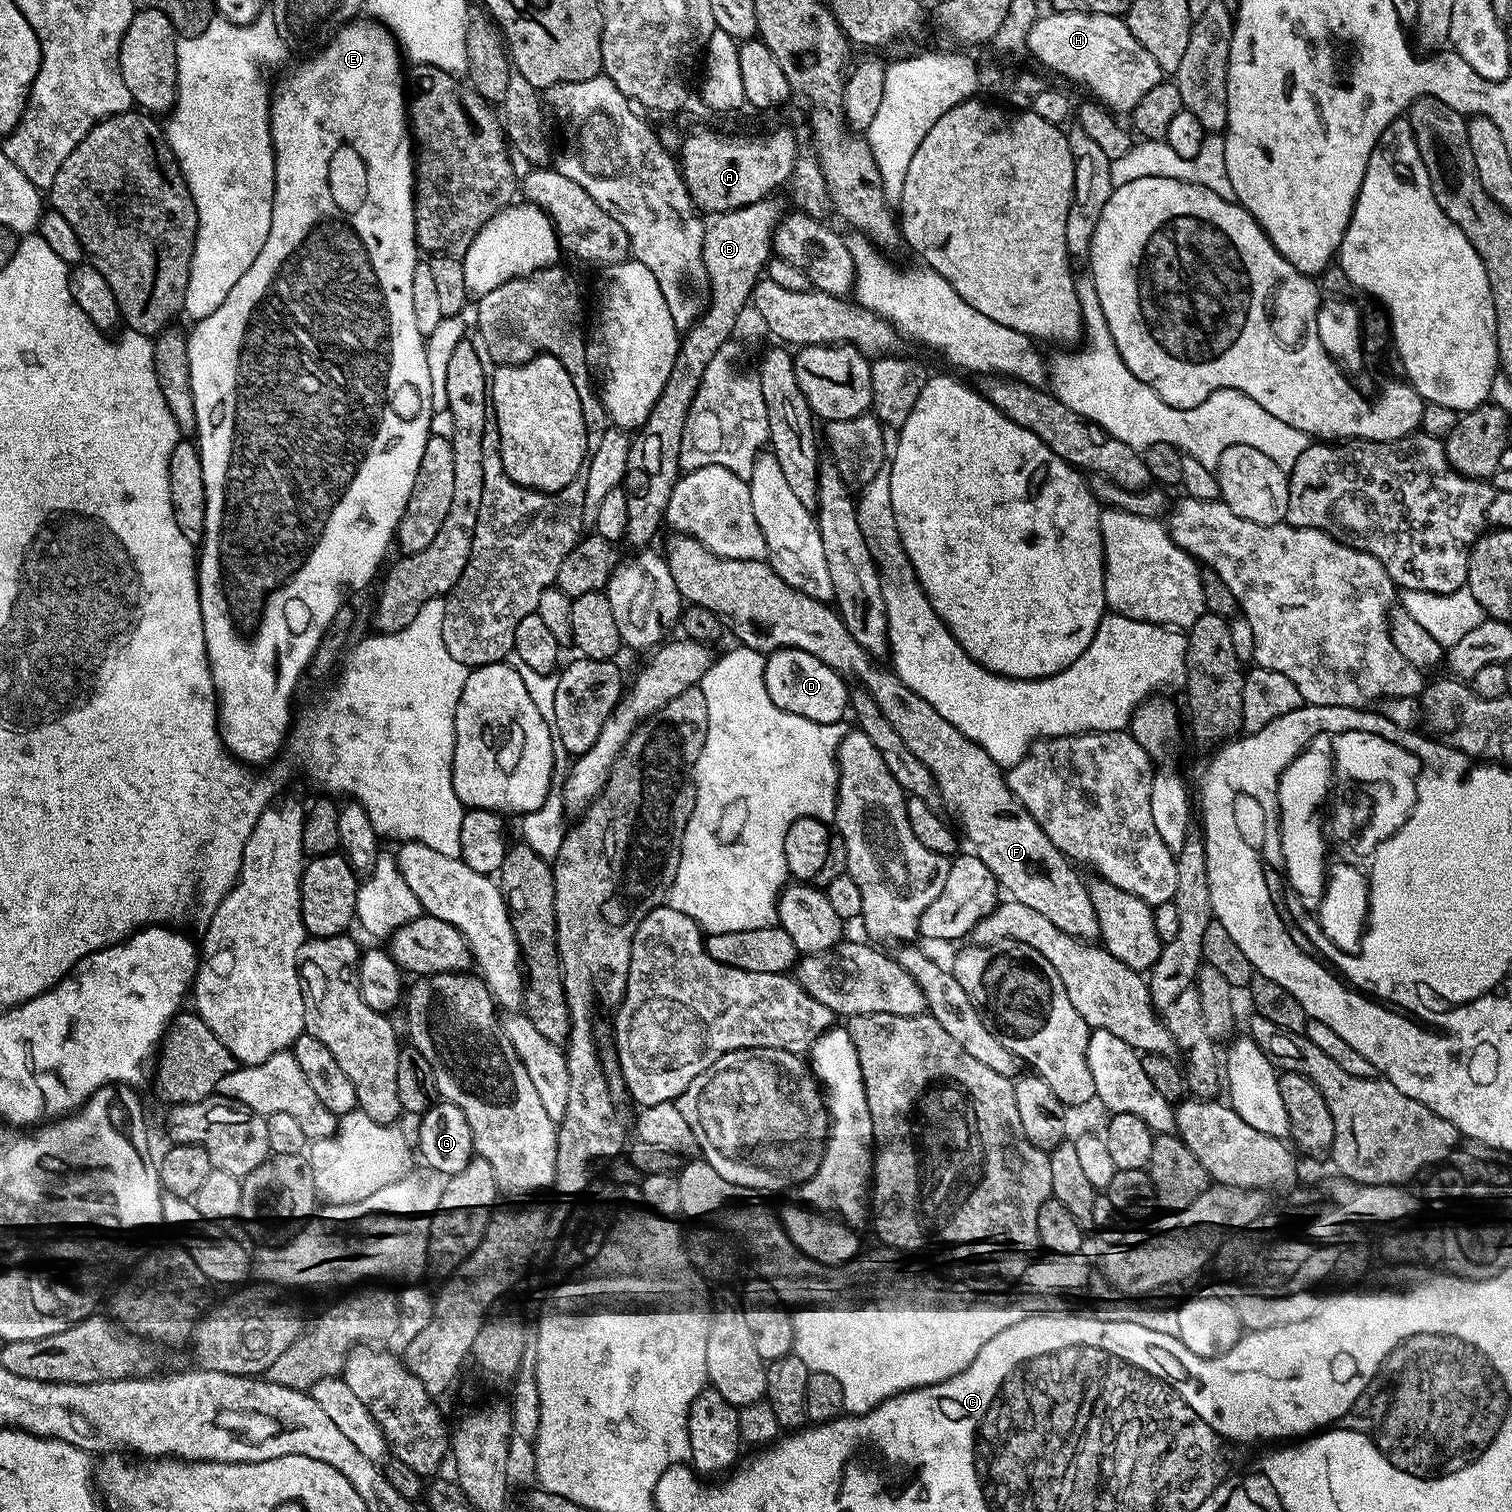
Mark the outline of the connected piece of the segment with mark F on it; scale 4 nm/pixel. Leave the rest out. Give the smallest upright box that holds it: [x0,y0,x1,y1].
[666,534,1162,974]

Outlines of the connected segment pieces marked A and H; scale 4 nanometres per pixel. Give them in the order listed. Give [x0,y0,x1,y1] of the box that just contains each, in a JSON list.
[[678,128,798,214],[1027,12,1164,112]]

